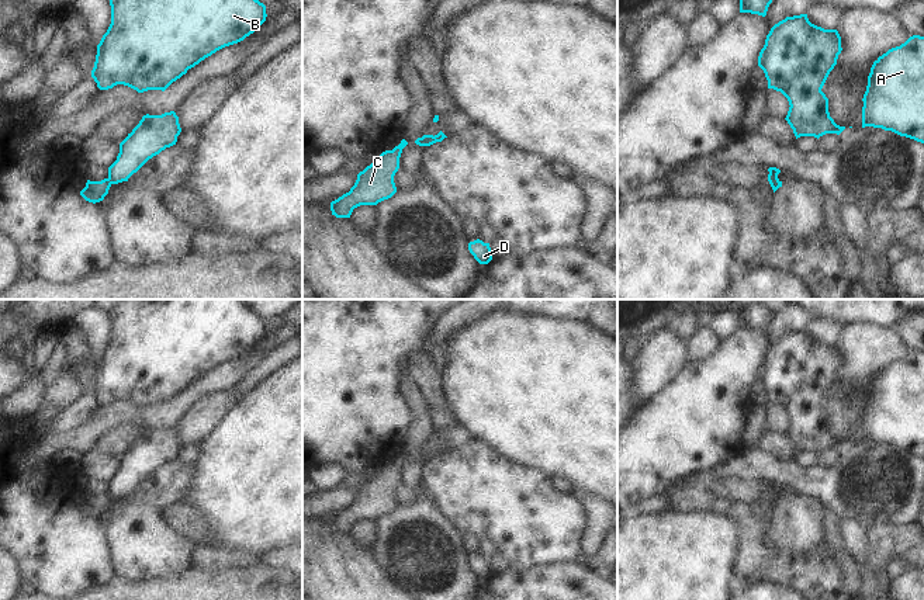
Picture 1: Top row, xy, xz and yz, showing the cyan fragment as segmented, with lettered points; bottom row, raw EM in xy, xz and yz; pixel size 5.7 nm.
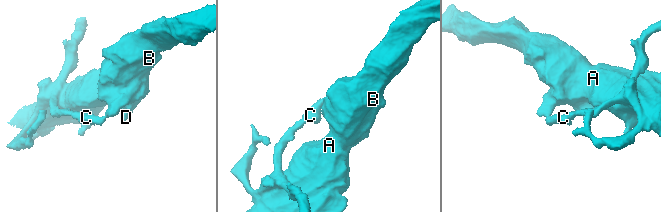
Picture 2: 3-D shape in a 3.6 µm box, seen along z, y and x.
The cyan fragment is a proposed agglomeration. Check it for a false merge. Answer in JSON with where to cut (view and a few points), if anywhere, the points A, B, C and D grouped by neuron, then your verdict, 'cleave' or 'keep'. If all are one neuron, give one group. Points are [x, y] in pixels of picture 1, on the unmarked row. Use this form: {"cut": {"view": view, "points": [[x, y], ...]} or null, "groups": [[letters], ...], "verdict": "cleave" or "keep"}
{"cut": {"view": "xy", "points": [[107, 493], [111, 498]]}, "groups": [["A", "B", "D"], ["C"]], "verdict": "cleave"}

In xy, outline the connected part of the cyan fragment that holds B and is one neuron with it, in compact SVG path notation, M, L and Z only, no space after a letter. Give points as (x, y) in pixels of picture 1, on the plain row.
M120 299L108 315L111 339L97 360L91 385L91 392L100 405L124 399L138 407L165 406L205 372L253 348L267 332L266 320L246 306L242 299Z

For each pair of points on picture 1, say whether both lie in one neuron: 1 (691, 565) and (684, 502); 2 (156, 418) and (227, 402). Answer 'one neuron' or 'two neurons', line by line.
1: two neurons
2: two neurons

